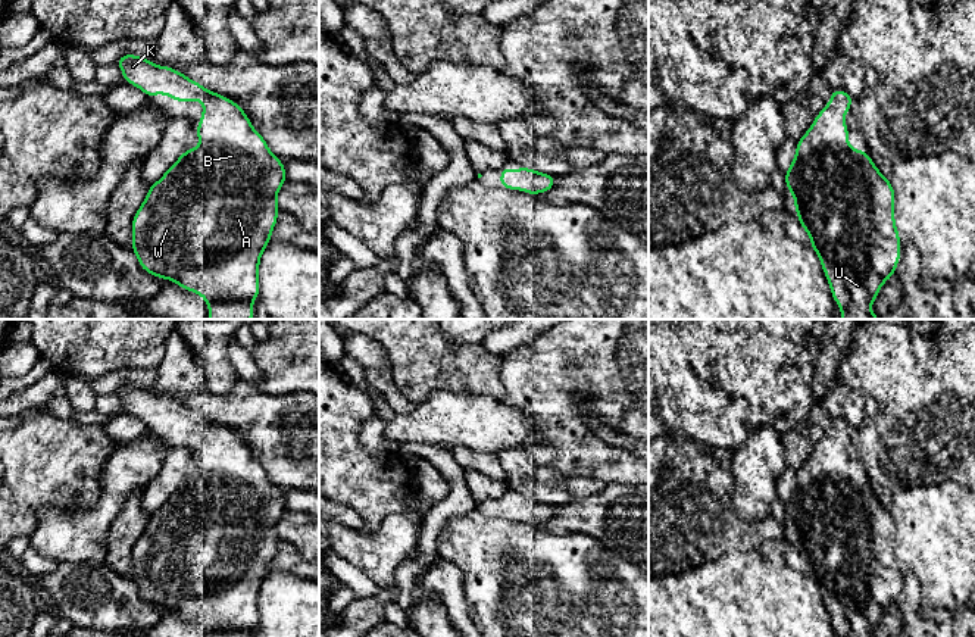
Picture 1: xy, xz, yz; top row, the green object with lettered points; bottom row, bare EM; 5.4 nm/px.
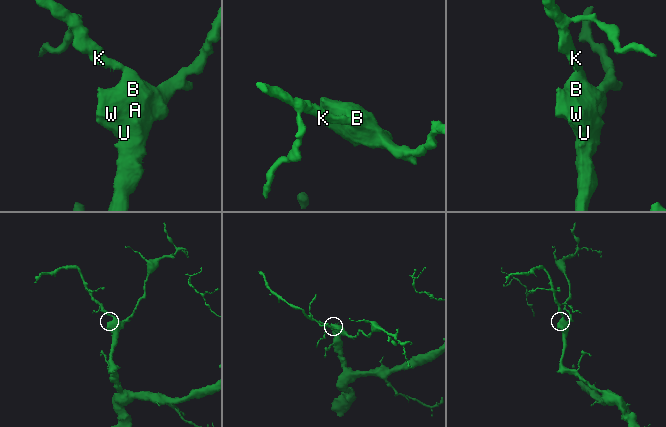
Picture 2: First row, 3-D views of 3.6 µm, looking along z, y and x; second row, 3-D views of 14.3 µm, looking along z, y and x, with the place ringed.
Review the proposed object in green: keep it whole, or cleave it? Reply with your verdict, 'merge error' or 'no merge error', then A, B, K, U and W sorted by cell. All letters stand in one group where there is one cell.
no merge error | A B K U W

